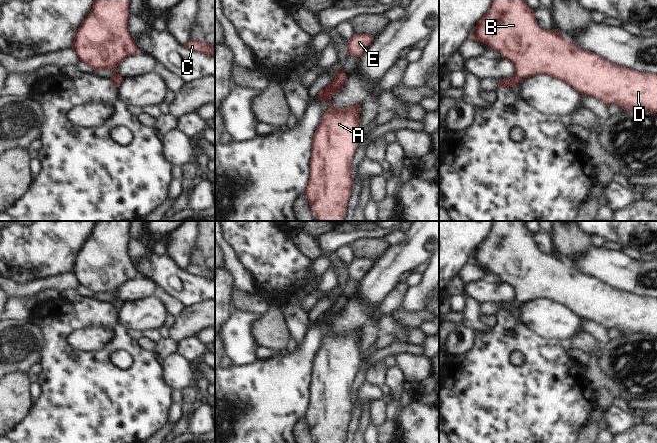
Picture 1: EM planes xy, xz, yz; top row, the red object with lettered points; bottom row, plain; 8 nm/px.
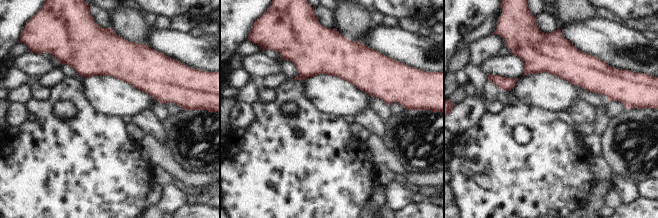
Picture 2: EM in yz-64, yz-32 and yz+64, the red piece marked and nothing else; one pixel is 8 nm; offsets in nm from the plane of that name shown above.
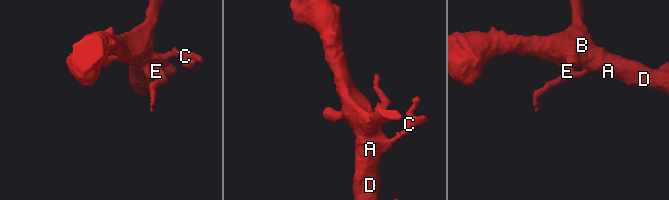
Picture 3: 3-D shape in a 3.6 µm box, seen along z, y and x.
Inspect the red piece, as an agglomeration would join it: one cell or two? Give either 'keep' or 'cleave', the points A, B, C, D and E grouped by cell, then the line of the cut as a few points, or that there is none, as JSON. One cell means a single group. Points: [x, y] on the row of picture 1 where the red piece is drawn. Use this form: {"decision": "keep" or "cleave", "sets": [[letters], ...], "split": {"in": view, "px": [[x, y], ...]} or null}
{"decision": "keep", "sets": [["A", "B", "C", "D", "E"]], "split": null}

